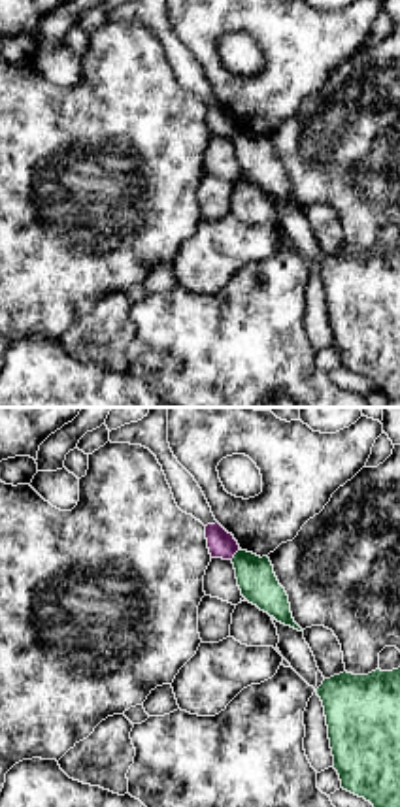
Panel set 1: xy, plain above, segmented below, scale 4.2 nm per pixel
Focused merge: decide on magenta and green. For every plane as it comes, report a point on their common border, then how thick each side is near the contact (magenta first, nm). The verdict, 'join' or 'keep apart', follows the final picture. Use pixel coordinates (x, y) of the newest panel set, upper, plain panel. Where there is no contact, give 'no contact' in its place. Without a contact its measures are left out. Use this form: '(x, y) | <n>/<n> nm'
(234, 131) | 120/160 nm

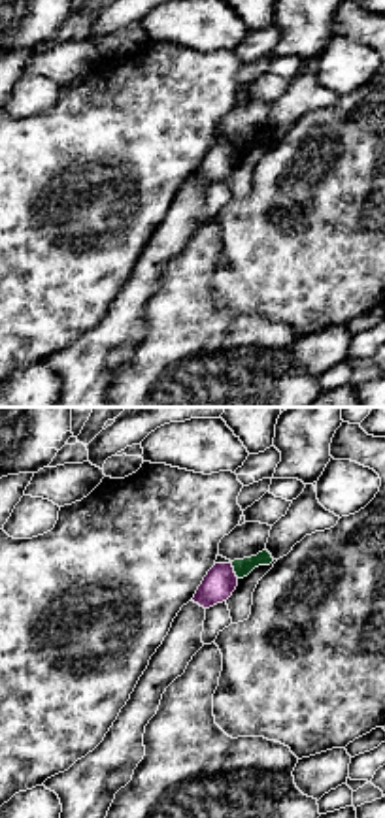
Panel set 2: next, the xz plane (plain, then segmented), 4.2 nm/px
(233, 149) | 140/80 nm

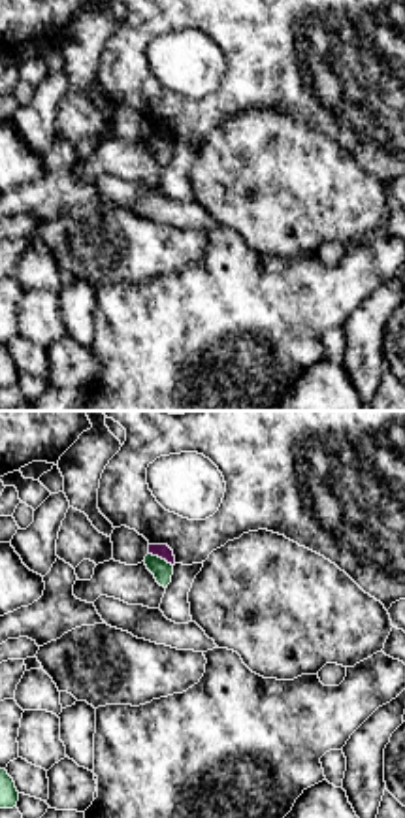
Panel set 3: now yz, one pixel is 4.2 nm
(161, 134) | 60/90 nm

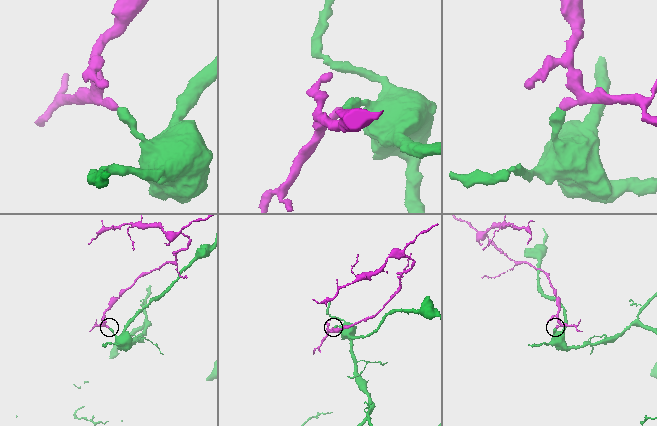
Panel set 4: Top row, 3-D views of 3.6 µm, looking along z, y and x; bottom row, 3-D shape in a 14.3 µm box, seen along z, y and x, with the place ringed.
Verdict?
keep apart

